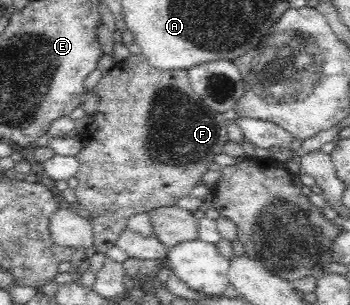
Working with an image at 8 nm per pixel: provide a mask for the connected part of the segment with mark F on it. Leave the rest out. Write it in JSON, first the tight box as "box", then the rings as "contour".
{"box":[75,54,228,254],"contour":[[[130,54],[124,61],[118,62],[115,68],[100,79],[100,82],[91,91],[99,99],[98,111],[91,116],[90,125],[80,134],[83,139],[83,148],[76,155],[79,161],[77,174],[79,184],[75,188],[77,207],[84,209],[90,215],[93,227],[95,254],[106,254],[111,247],[117,245],[118,236],[125,230],[127,221],[133,216],[141,213],[149,213],[157,207],[176,206],[179,199],[190,196],[190,192],[196,185],[201,183],[202,176],[209,171],[210,165],[214,163],[214,157],[223,153],[225,143],[228,139],[228,122],[223,115],[205,108],[203,101],[194,93],[191,88],[188,70],[159,70],[150,66],[140,55]]]}

